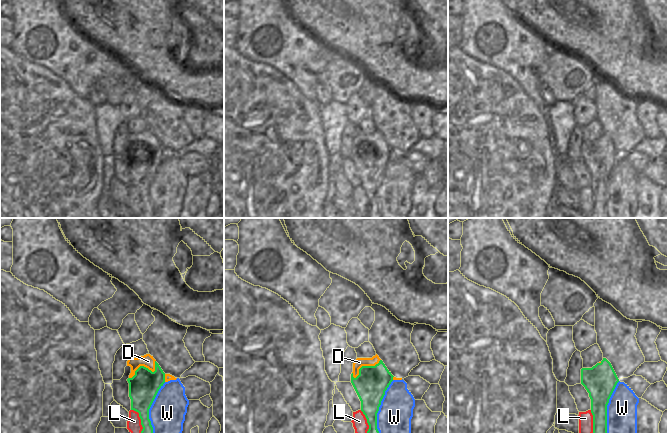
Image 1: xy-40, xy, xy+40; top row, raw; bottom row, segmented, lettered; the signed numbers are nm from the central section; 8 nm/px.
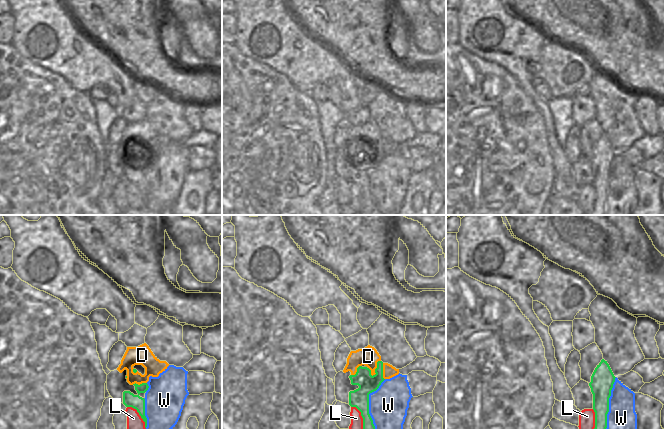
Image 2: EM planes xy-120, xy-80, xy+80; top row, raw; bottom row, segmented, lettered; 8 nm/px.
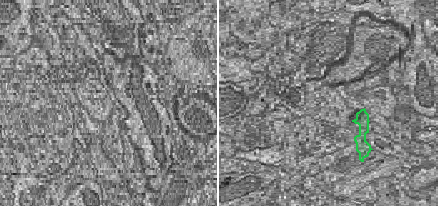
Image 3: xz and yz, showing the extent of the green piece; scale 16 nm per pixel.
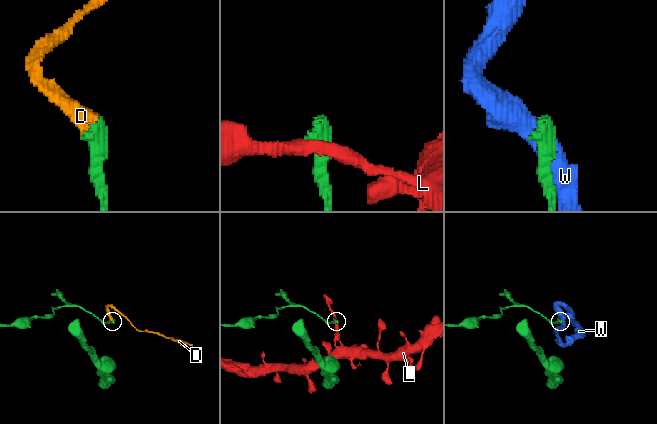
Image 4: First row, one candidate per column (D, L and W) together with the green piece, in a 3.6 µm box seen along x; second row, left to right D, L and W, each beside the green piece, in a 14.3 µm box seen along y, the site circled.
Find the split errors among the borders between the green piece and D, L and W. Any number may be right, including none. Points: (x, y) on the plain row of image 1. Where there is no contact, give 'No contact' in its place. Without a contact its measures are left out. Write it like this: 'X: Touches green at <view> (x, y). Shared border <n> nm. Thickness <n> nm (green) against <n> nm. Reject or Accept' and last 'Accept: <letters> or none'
D: Touches green at xy-40 (145, 143). Shared border 260 nm. Thickness 240 nm (green) against 100 nm. Accept
L: Touches green at xy-40 (141, 199). Shared border 260 nm. Thickness 220 nm (green) against 120 nm. Reject
W: Touches green at xy (378, 186). Shared border 500 nm. Thickness 260 nm (green) against 280 nm. Reject
Accept: D

